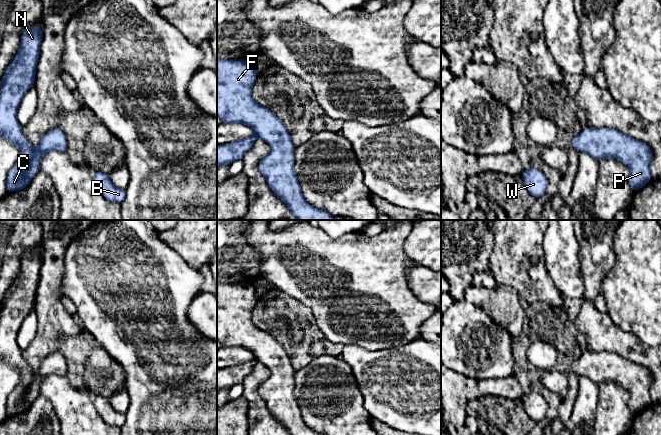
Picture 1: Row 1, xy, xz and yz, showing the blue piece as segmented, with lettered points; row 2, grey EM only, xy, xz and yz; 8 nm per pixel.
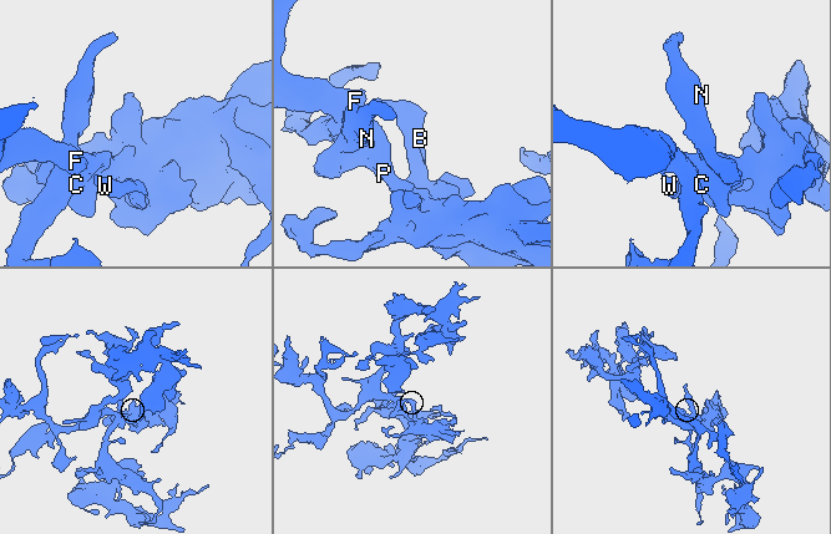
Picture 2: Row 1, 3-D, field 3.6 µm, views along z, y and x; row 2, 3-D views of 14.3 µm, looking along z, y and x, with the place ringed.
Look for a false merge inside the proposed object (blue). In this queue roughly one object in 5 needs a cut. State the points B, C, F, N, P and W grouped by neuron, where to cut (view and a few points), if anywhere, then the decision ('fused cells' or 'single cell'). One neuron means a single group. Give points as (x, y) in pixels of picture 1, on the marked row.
B C F N P W; no cut; single cell

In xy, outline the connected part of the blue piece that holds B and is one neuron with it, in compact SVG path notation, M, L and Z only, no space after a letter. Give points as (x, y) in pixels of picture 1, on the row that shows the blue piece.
M97 171L93 178L97 189L108 201L120 204L124 200L126 191L118 189L107 174Z

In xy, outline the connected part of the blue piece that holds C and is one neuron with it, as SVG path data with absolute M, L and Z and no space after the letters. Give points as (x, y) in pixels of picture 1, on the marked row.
M41 24L25 29L21 35L20 49L0 80L0 136L21 150L20 159L8 172L8 192L22 190L29 185L40 170L45 154L53 150L65 153L67 150L66 136L59 128L42 135L39 150L34 150L17 119L18 107L27 90L35 83L41 41Z

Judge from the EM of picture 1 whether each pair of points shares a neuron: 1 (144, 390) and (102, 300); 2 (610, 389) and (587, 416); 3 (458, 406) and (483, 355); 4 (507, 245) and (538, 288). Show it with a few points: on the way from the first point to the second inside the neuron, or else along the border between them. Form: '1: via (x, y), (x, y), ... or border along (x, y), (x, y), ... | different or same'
1: via (141, 368), (138, 365), (138, 336), (124, 322) | same
2: border along (598, 385), (598, 404), (592, 424) | different
3: border along (451, 369), (468, 377), (496, 378) | different
4: via (517, 256), (517, 261), (529, 277) | same

